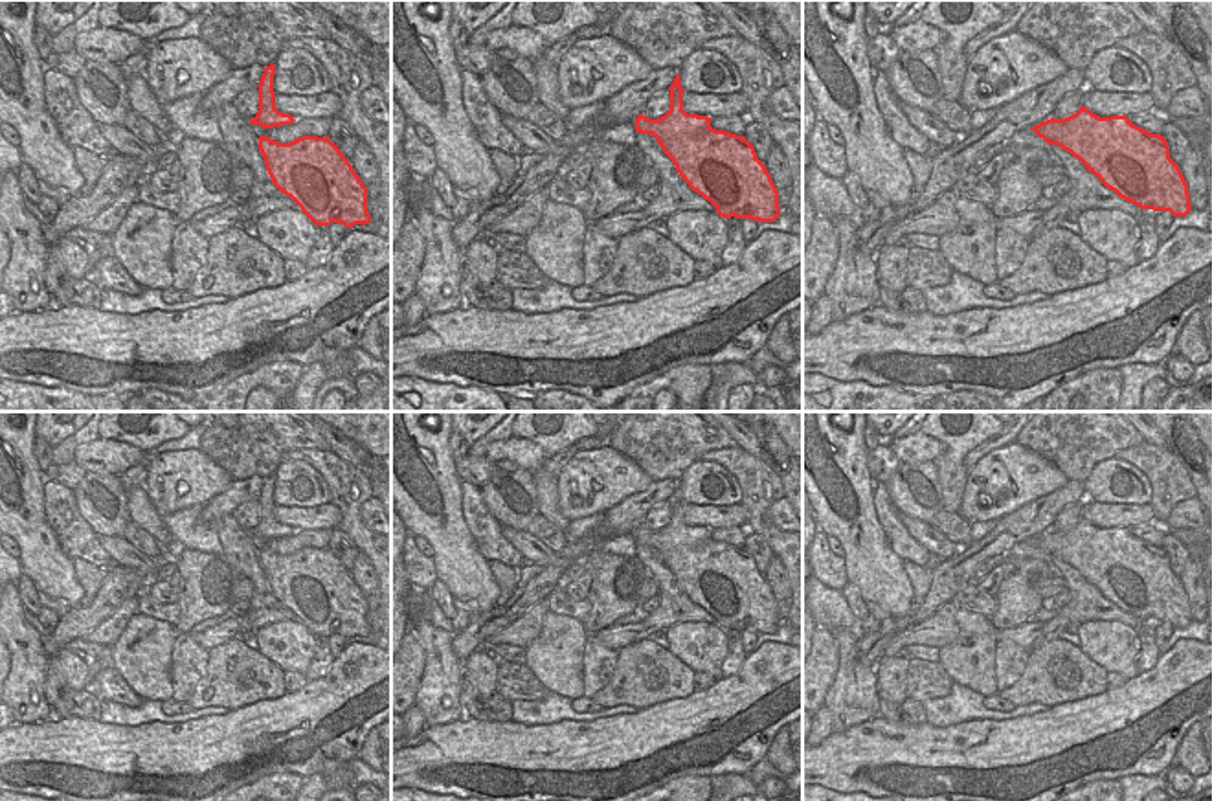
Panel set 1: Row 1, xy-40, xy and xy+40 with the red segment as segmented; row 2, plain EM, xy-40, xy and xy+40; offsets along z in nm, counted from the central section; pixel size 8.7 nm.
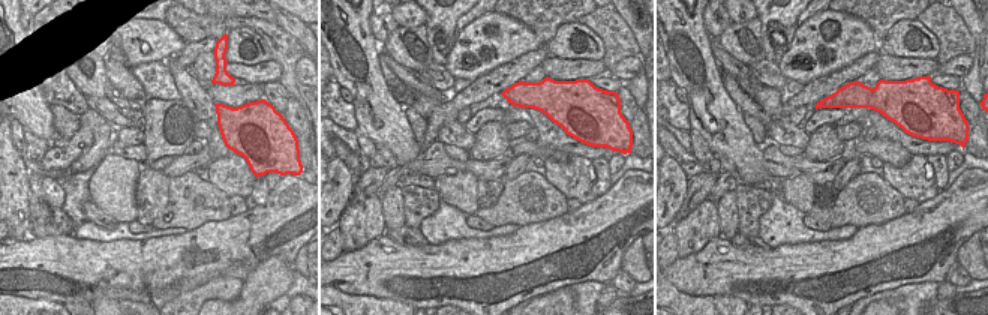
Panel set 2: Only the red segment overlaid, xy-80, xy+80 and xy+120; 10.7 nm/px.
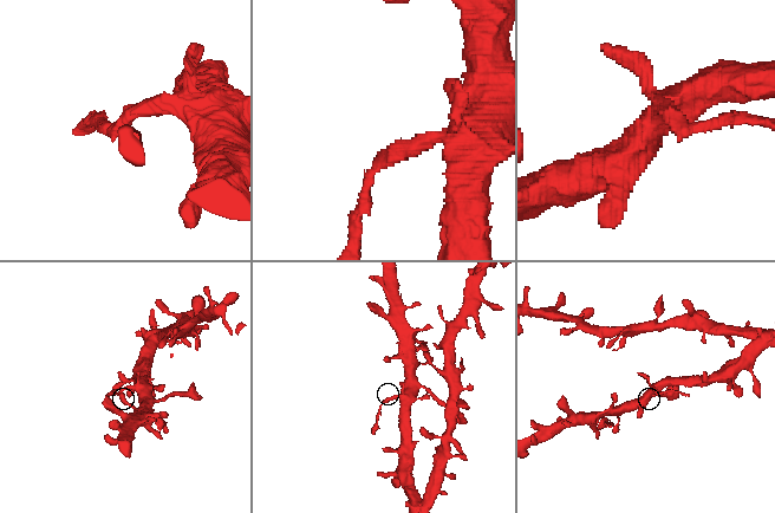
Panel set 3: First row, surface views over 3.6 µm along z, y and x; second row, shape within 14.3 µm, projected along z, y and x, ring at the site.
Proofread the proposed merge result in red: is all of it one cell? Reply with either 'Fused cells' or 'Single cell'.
Fused cells

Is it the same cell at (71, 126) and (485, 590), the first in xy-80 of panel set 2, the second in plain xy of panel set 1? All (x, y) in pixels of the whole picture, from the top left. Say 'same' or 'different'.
different

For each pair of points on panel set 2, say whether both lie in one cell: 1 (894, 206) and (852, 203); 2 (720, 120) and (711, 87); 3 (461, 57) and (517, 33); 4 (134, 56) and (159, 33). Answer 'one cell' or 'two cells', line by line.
1: one cell
2: one cell
3: one cell
4: one cell

